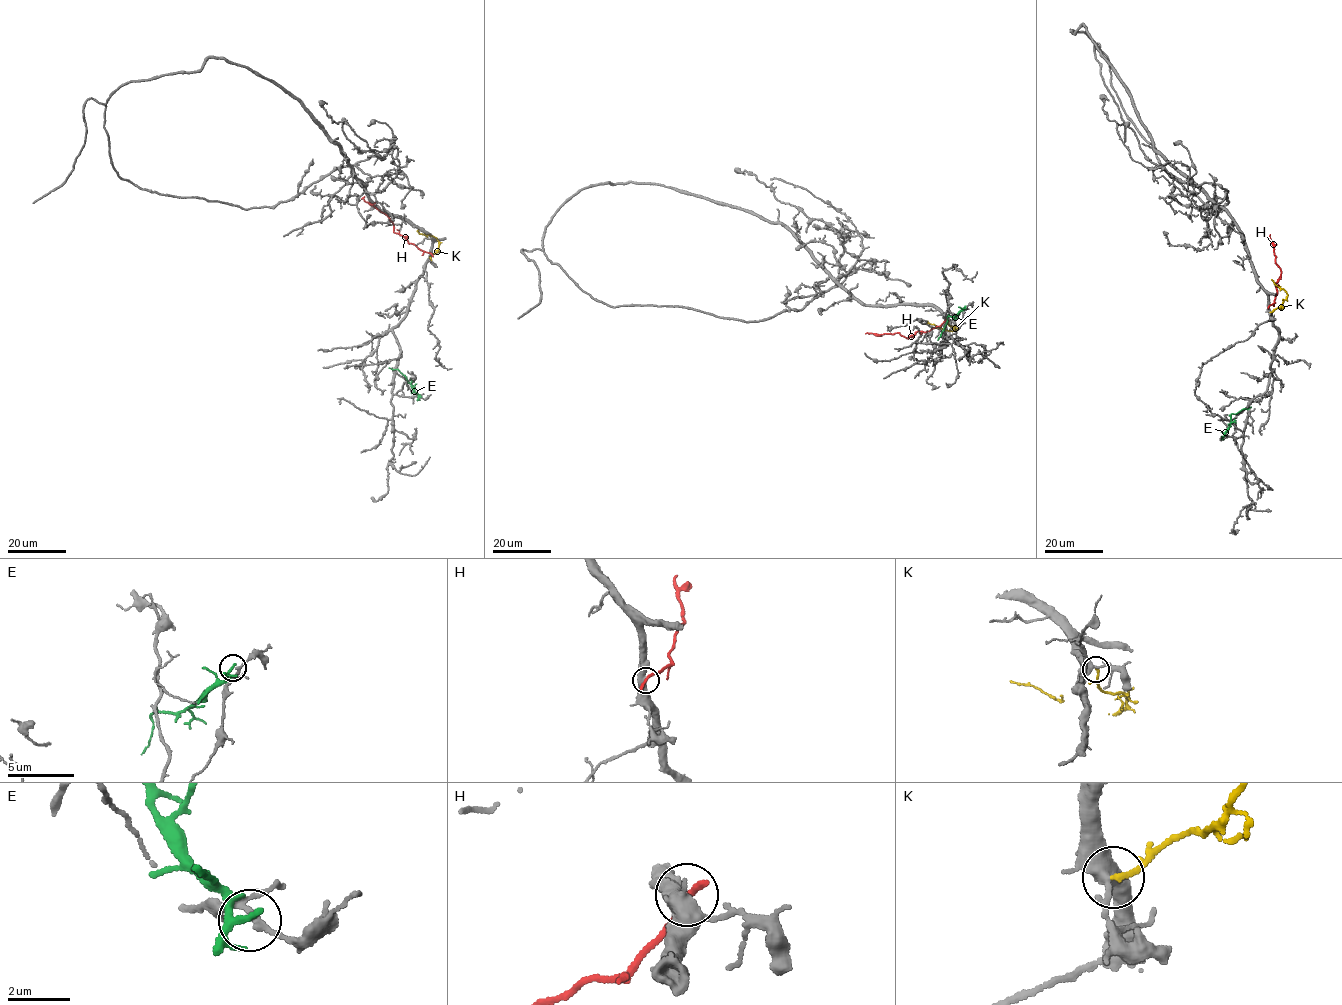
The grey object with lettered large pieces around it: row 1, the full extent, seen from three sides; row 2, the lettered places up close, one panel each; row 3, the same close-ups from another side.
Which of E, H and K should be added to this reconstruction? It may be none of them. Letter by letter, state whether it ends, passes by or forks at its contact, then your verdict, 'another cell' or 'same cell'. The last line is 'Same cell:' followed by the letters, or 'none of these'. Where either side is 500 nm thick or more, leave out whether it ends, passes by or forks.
E: it passes by; another cell
H: it ends there; another cell
K: it ends there; same cell
Same cell: K

